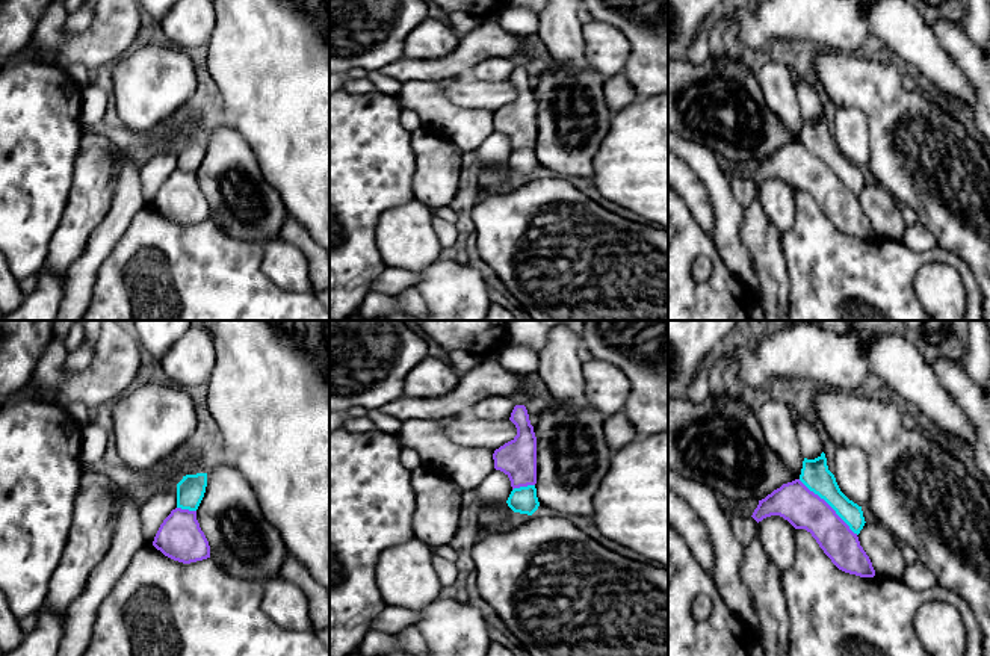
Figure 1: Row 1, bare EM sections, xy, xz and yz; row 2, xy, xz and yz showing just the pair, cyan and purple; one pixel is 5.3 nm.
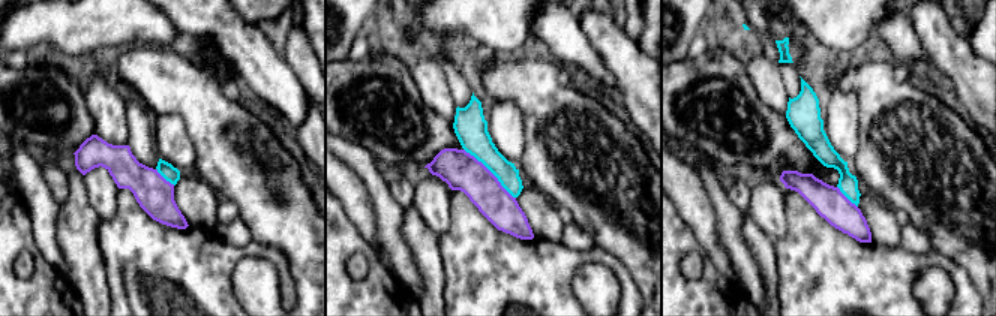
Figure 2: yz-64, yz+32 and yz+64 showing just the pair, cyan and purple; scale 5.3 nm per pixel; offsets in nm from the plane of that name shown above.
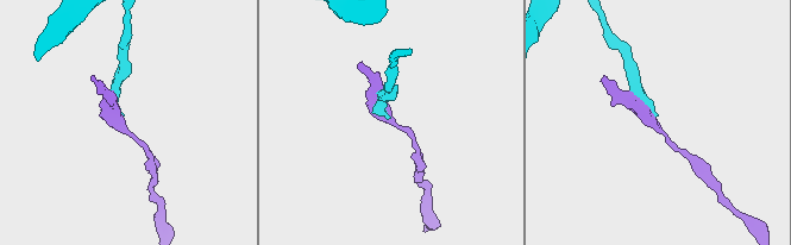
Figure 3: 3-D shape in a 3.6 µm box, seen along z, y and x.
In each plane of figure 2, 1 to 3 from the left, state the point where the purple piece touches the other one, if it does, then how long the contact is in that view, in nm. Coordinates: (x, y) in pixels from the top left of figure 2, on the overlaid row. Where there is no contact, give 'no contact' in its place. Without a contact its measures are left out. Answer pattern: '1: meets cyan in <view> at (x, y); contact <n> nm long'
1: meets cyan in yz-64 at (165, 178); contact 140 nm long
2: meets cyan in yz+32 at (491, 171); contact 380 nm long
3: meets cyan in yz+64 at (846, 196); contact 160 nm long

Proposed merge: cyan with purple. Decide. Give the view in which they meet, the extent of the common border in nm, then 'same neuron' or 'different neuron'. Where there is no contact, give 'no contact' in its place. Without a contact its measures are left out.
yz | 440 nm | different neuron

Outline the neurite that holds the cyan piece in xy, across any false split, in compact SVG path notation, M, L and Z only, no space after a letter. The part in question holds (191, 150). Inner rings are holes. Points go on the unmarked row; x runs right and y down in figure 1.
M207 135L186 136L177 145L177 169L196 172L207 148Z

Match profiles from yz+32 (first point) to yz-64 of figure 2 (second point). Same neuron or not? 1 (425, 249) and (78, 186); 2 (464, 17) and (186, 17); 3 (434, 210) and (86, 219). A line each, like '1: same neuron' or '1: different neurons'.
1: same neuron
2: different neurons
3: different neurons

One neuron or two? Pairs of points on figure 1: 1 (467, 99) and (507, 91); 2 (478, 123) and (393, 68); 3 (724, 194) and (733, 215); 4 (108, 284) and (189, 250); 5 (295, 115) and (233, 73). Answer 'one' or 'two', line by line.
1: one
2: two
3: one
4: one
5: one

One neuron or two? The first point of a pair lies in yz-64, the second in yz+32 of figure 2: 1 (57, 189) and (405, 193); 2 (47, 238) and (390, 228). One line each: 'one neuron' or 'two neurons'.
1: one neuron
2: one neuron

